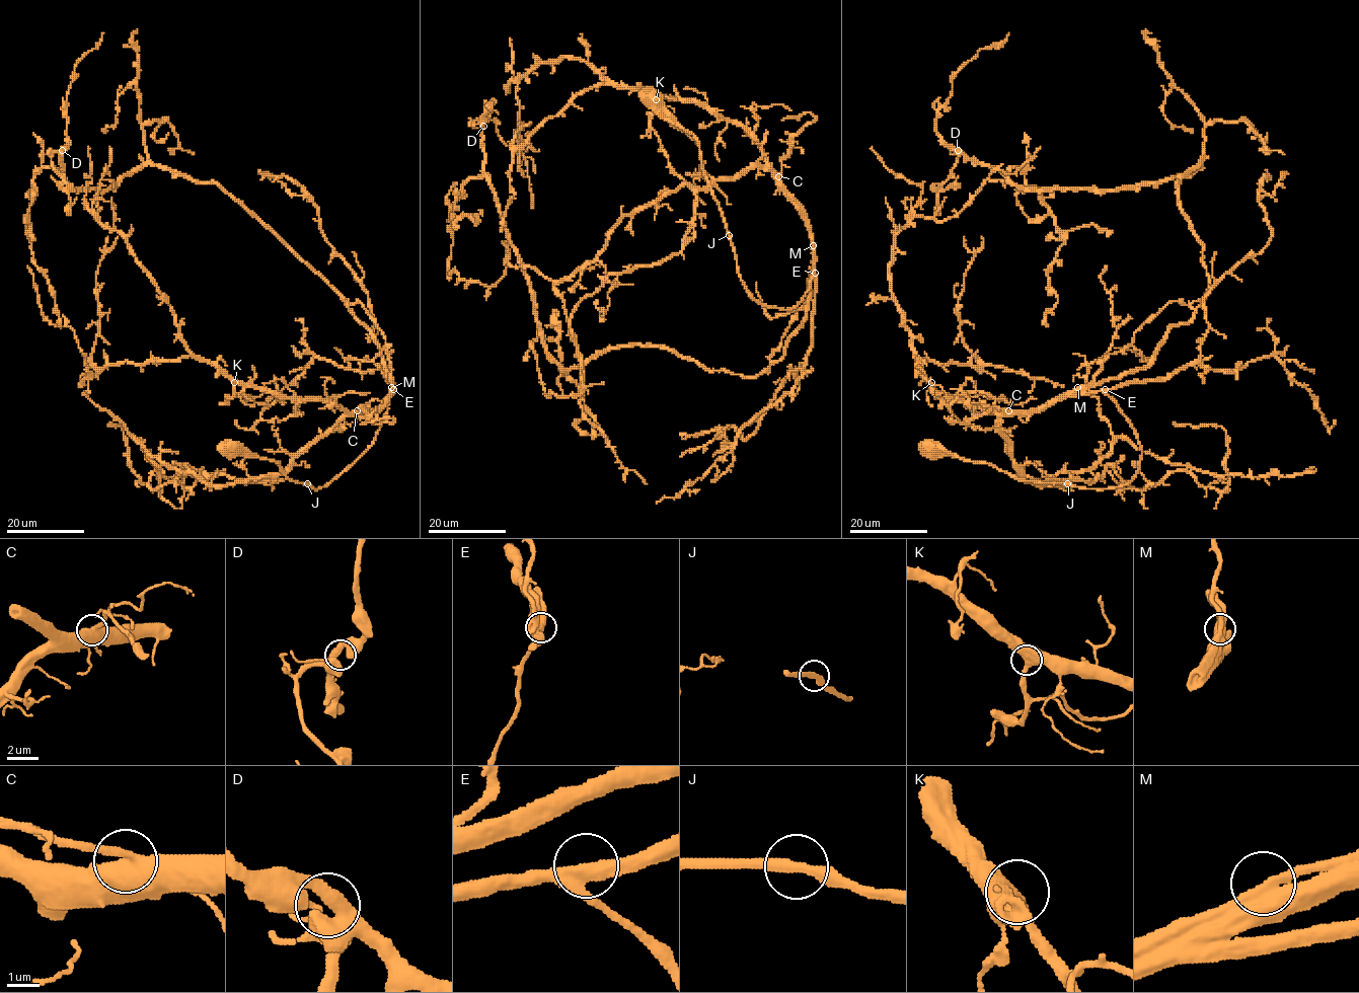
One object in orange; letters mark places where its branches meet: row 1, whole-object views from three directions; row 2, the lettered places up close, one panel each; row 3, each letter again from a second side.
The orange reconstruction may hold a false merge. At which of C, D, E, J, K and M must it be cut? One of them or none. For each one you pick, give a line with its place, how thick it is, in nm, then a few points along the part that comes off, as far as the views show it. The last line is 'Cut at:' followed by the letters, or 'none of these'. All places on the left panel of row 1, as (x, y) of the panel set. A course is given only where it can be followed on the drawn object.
Cut at: none of these

